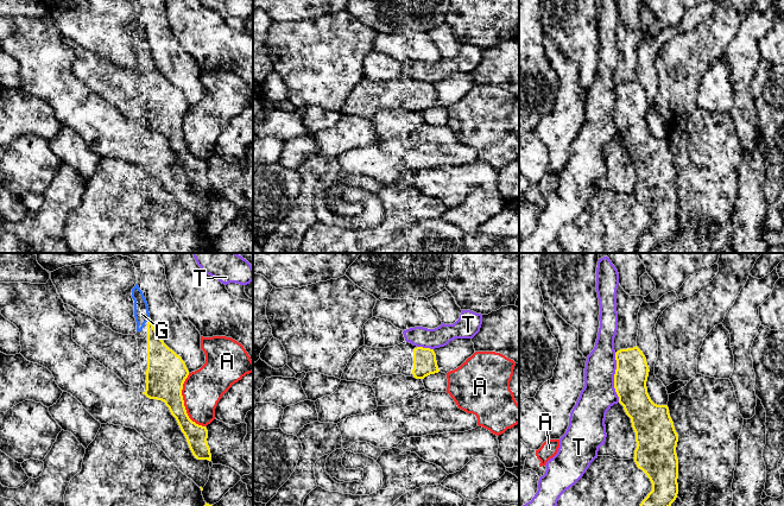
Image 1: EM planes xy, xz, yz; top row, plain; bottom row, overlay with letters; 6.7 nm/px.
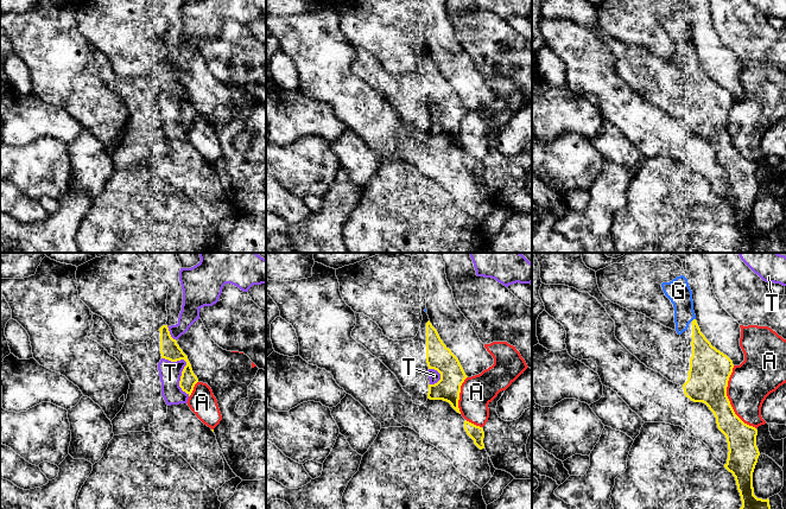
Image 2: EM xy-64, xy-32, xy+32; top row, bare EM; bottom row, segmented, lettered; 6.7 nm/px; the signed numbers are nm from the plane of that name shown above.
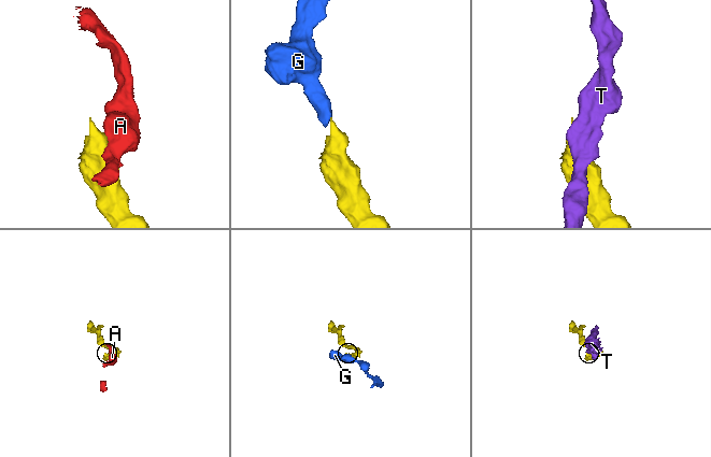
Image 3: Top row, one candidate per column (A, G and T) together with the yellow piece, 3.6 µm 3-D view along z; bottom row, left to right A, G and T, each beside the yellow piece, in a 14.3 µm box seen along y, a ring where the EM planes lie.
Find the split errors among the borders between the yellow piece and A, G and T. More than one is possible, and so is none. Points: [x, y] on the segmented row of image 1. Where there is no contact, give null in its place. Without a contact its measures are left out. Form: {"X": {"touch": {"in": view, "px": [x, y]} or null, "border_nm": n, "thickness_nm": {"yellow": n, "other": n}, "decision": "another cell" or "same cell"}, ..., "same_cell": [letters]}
{"A": {"touch": {"in": "xy", "px": [183, 403]}, "border_nm": 380, "thickness_nm": {"yellow": 280, "other": 280}, "decision": "another cell"}, "G": {"touch": {"in": "xy", "px": [147, 320]}, "border_nm": 40, "thickness_nm": {"yellow": 160, "other": 100}, "decision": "same cell"}, "T": {"touch": {"in": "yz", "px": [614, 378]}, "border_nm": 340, "thickness_nm": {"yellow": 220, "other": 220}, "decision": "another cell"}, "same_cell": ["G"]}

